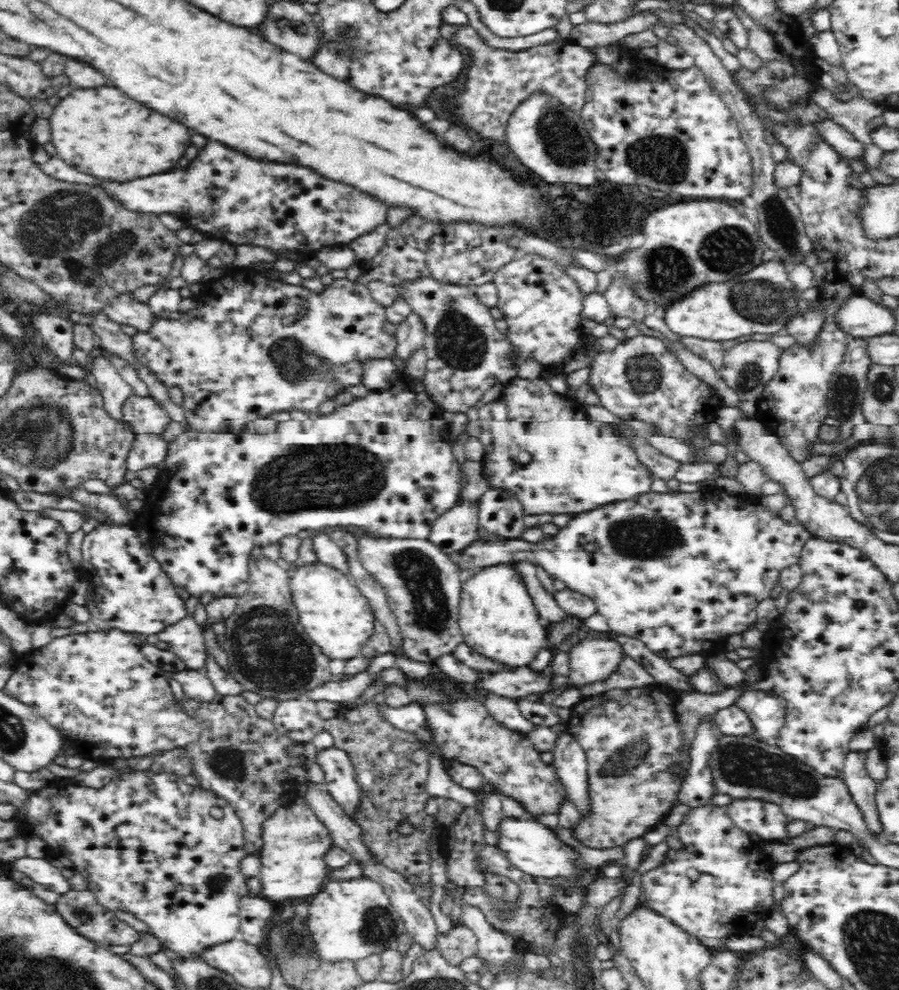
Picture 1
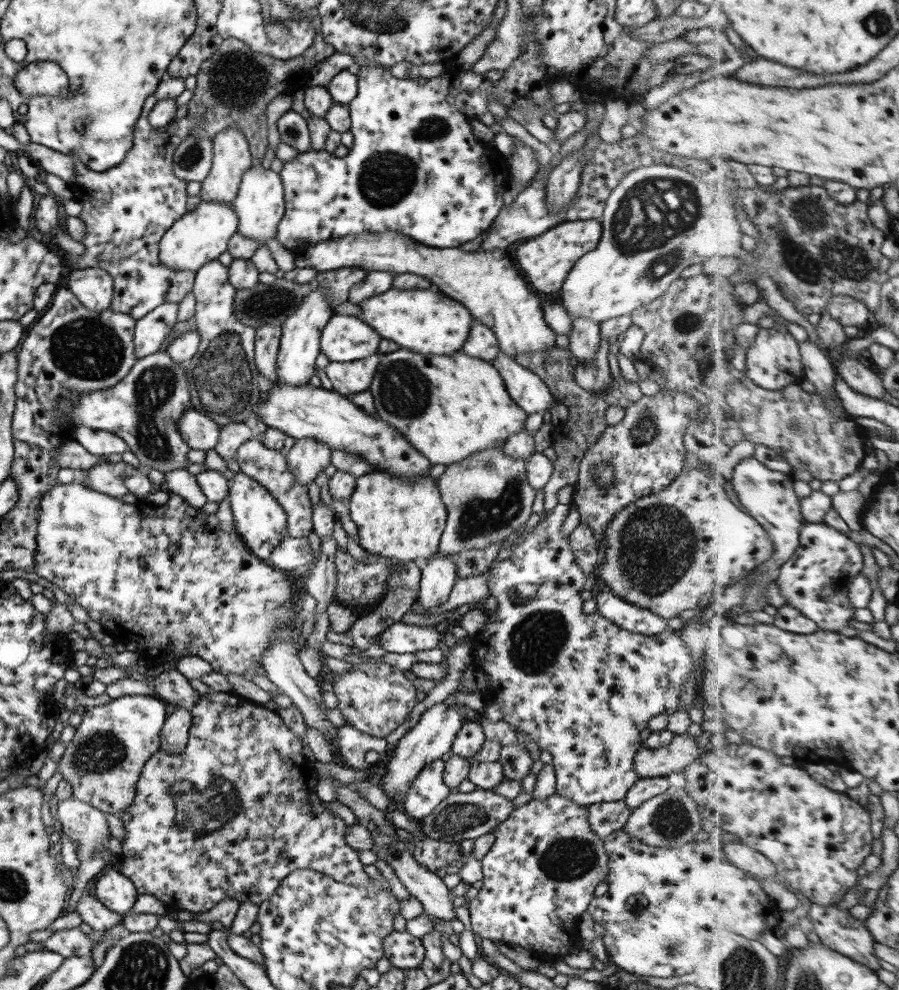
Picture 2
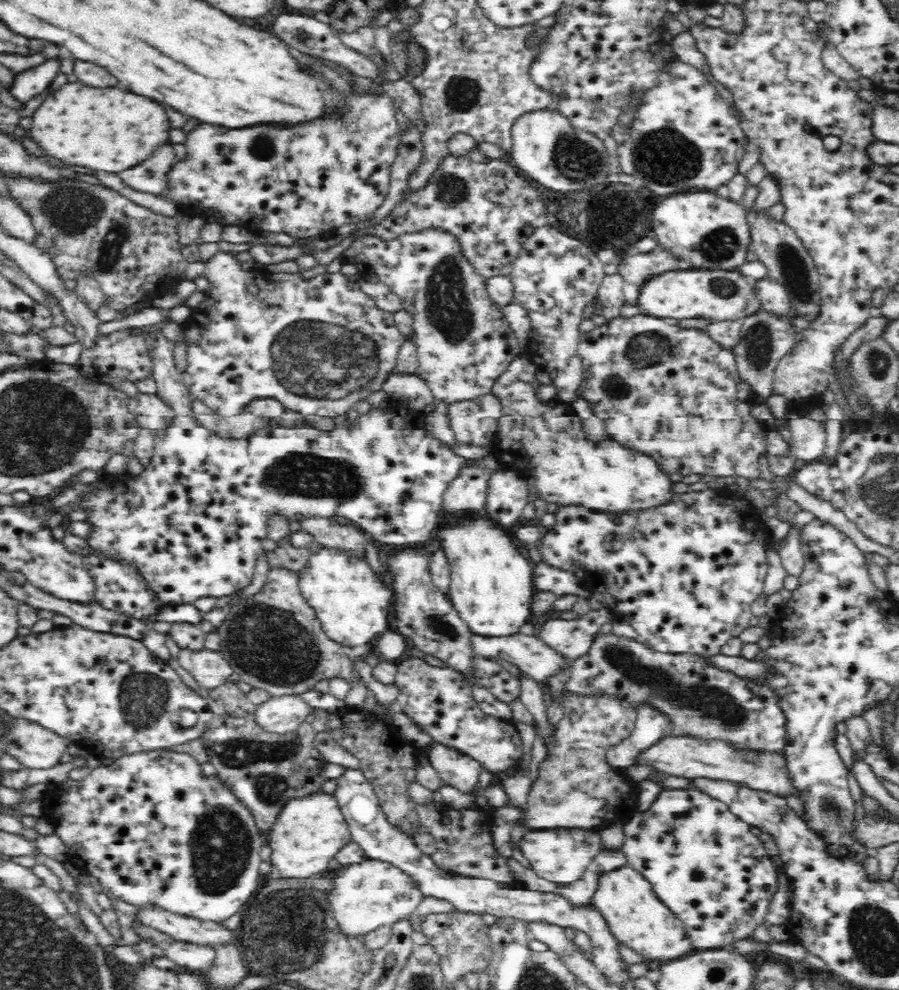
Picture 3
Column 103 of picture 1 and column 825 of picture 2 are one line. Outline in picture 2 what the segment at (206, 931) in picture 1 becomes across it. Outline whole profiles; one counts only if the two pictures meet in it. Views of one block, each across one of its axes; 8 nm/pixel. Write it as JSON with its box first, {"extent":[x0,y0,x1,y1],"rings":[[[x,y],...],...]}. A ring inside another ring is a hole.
{"extent":[684,731,875,906],"rings":[[[710,731],[710,743],[706,752],[702,753],[700,760],[693,762],[692,765],[686,766],[684,770],[686,785],[685,789],[688,791],[688,795],[696,801],[698,811],[702,817],[703,822],[708,826],[707,833],[722,832],[722,824],[726,828],[726,832],[734,832],[738,834],[748,846],[764,852],[776,866],[778,867],[779,876],[786,878],[790,882],[790,887],[798,889],[807,896],[812,902],[830,906],[844,900],[844,896],[852,890],[857,889],[859,885],[860,874],[858,874],[858,868],[864,866],[866,860],[874,853],[875,850],[875,833],[874,833],[874,816],[870,813],[868,805],[862,806],[862,802],[858,802],[858,798],[854,798],[854,794],[848,794],[844,792],[838,792],[838,790],[832,790],[824,784],[820,784],[812,774],[810,774],[808,768],[801,766],[784,764],[780,760],[778,754],[774,754],[772,750],[766,750],[760,746],[756,746],[750,742],[742,741],[734,736],[723,734],[720,731]]]}

